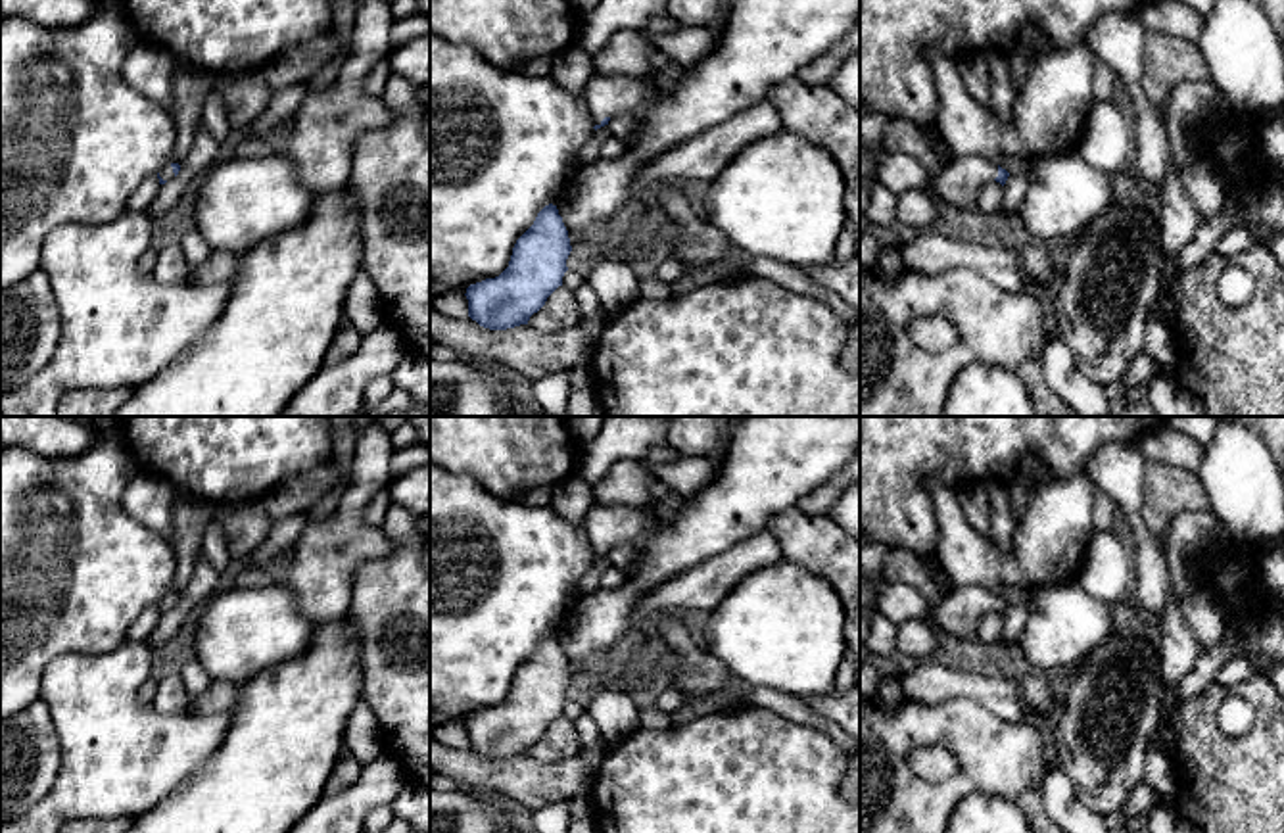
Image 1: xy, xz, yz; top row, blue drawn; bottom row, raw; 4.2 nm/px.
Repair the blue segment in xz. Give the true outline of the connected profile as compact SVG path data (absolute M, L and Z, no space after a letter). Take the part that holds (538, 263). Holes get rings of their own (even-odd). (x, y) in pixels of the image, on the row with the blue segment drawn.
M545 205L516 240L509 267L495 278L466 288L468 317L489 330L528 324L547 298L562 286L572 251L557 205Z

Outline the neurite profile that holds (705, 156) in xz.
M768 100L741 109L647 163L633 178L631 196L635 203L641 203L656 184L666 180L699 178L712 182L747 146L773 138L781 131L783 121Z

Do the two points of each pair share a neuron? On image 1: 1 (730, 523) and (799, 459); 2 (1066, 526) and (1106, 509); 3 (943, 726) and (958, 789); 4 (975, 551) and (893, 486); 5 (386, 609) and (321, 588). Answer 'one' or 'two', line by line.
1: one
2: two
3: one
4: two
5: two

